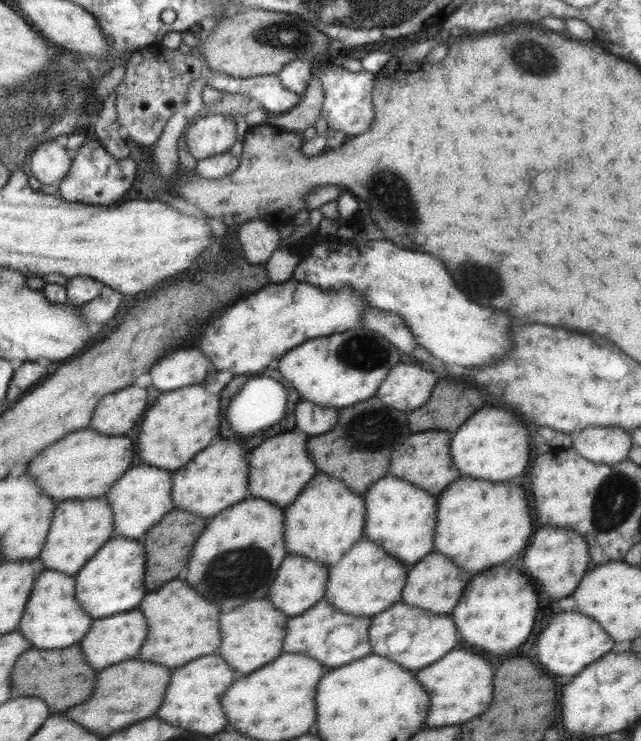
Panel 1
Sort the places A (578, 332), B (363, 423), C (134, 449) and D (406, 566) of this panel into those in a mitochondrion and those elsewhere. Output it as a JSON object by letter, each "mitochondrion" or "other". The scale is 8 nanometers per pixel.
{"A":"other","B":"mitochondrion","C":"other","D":"other"}

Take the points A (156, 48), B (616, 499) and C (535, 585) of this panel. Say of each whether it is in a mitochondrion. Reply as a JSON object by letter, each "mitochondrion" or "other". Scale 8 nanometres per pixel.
{"A":"other","B":"mitochondrion","C":"other"}

